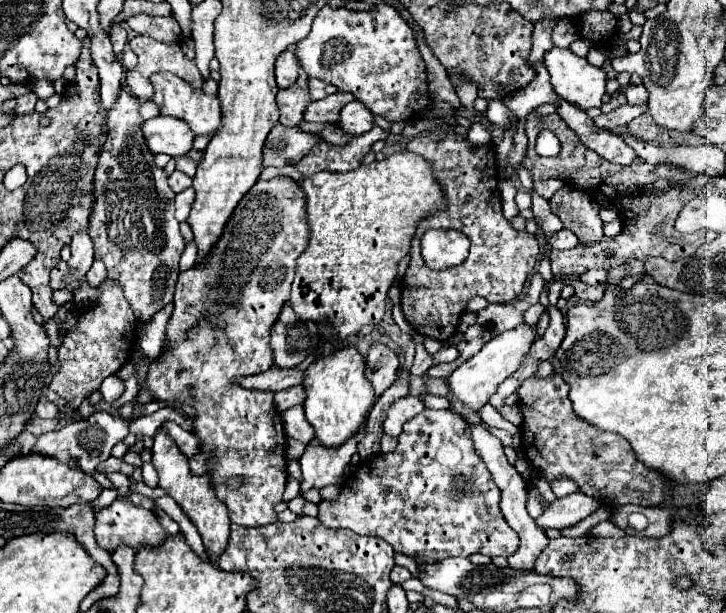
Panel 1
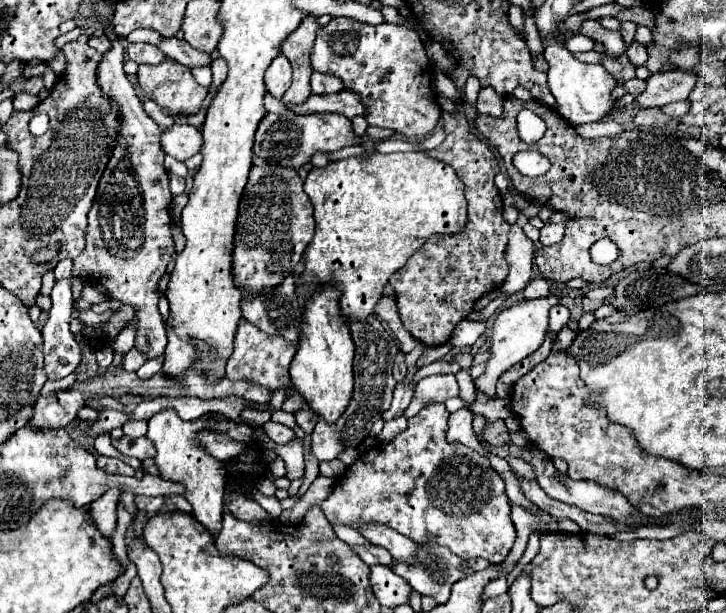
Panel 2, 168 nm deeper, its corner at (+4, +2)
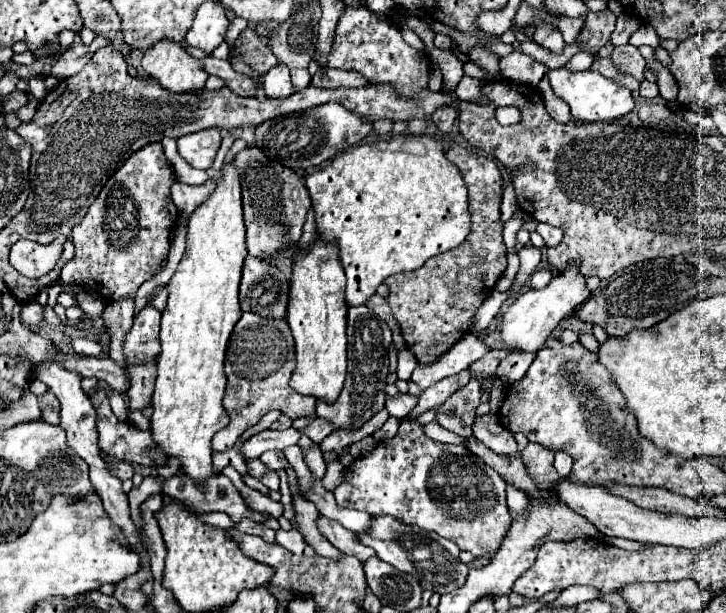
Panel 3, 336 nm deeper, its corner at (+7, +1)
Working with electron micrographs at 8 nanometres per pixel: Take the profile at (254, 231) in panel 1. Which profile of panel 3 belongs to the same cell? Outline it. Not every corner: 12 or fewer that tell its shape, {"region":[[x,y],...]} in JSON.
{"region":[[257,147],[241,171],[247,253],[297,245],[311,207],[303,179]]}

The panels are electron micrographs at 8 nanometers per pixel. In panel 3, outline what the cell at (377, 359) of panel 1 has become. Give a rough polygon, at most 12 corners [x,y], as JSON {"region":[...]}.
{"region":[[349,309],[349,373],[317,401],[333,429],[361,429],[385,407],[391,329]]}

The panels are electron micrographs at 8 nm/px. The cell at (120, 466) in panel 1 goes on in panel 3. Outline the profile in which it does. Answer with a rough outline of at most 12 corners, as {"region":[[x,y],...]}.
{"region":[[125,461],[107,463],[111,475],[133,477],[133,467]]}

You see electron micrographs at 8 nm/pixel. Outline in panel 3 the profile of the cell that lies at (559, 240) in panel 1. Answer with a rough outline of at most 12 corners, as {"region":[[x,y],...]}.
{"region":[[539,223],[537,233],[547,247],[555,247],[563,239],[559,227]]}

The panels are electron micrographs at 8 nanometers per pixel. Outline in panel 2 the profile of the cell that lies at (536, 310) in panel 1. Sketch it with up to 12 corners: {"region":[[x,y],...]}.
{"region":[[534,278],[524,288],[524,298],[544,298],[550,294],[546,278]]}

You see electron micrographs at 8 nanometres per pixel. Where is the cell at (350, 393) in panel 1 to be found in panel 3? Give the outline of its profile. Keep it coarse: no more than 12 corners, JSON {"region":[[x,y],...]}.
{"region":[[317,239],[293,265],[289,385],[335,403],[347,373],[345,273]]}

